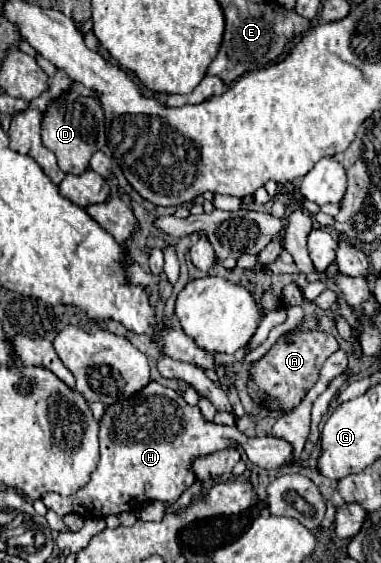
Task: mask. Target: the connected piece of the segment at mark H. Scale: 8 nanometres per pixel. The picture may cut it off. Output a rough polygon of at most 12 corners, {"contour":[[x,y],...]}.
{"contour":[[150,381],[106,407],[98,467],[58,515],[174,503],[194,457],[242,445],[262,469],[300,465],[288,441],[206,421]]}

